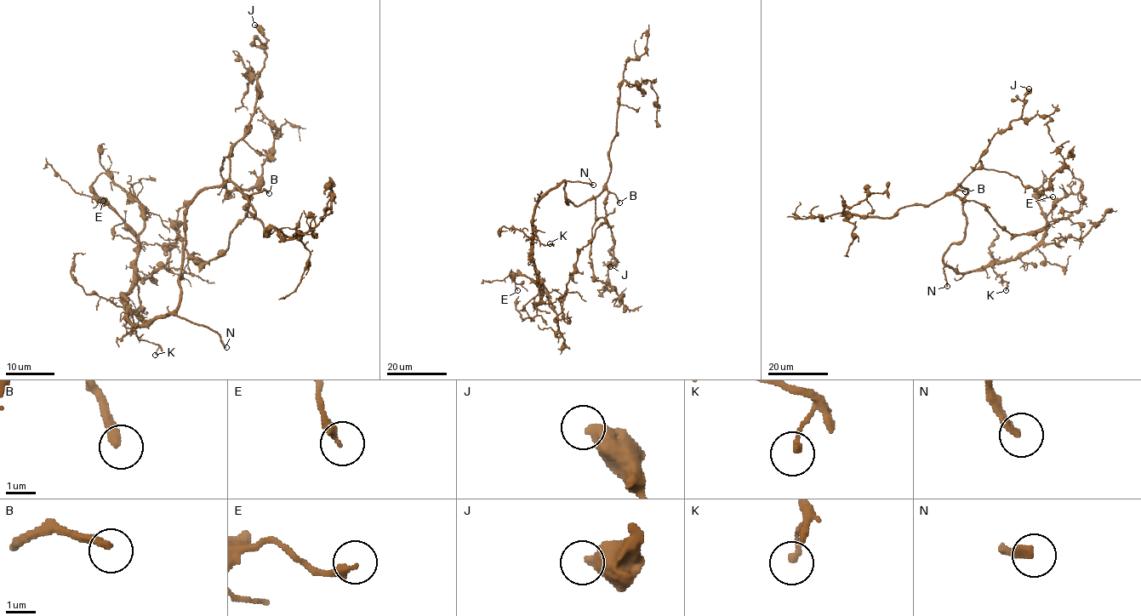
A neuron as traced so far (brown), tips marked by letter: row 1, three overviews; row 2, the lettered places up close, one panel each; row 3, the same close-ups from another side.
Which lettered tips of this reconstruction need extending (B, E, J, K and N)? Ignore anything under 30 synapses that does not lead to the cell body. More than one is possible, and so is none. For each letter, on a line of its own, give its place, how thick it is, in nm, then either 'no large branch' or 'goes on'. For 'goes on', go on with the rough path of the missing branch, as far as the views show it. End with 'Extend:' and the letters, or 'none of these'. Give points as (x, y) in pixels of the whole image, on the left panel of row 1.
B: (269, 193) | 280 nm | goes on | (269, 193), (283, 173), (286, 165), (310, 148), (316, 139), (320, 108), (316, 88)
E: (103, 201) | 260 nm | no large branch
J: (254, 25) | 500 nm | no large branch
K: (155, 355) | 180 nm | no large branch
N: (226, 347) | 280 nm | goes on
Extend: B, N

